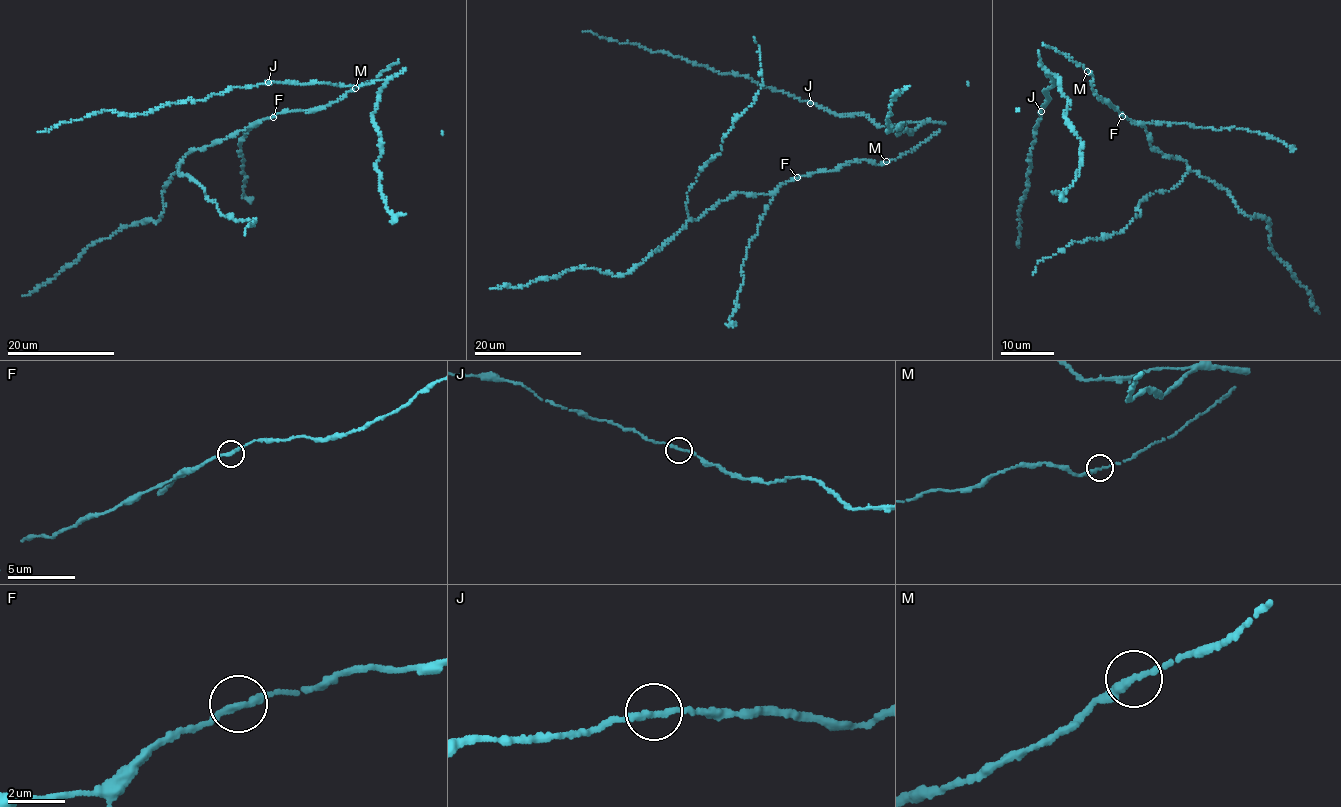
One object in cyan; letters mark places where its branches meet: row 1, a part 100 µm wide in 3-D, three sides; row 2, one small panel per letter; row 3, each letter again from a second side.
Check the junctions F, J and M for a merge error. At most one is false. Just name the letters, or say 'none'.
none

